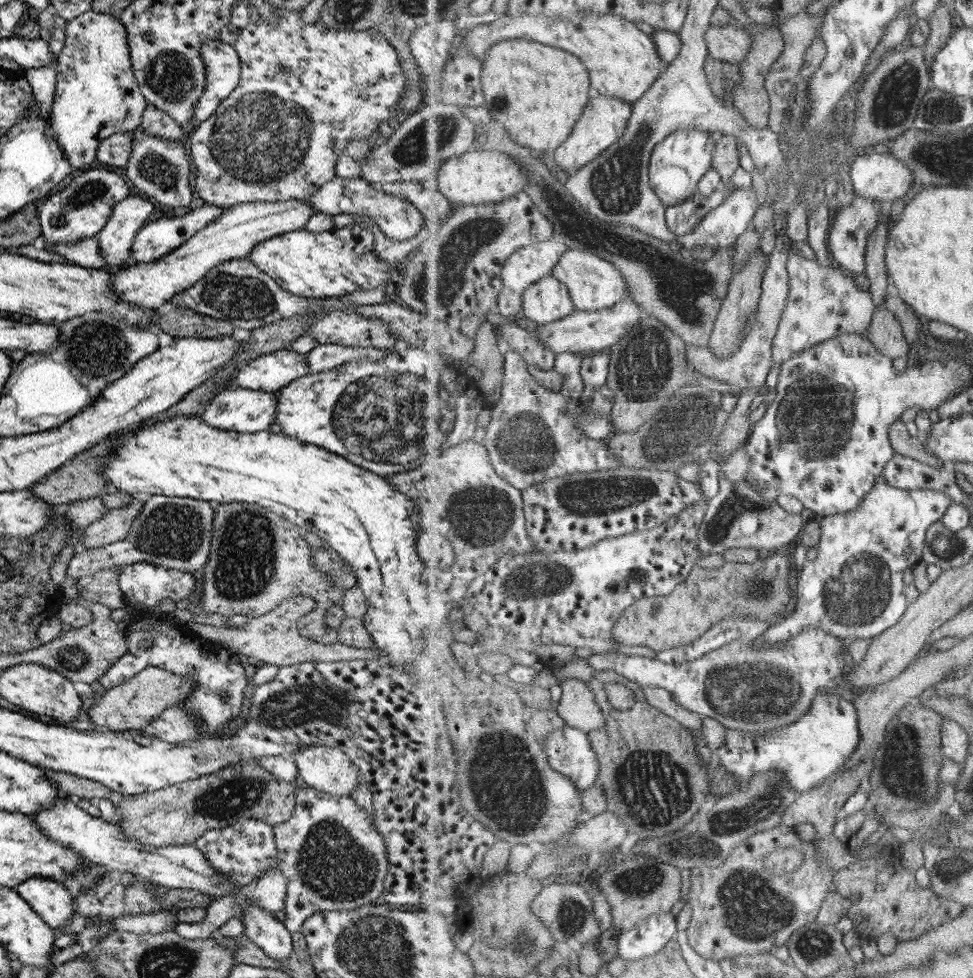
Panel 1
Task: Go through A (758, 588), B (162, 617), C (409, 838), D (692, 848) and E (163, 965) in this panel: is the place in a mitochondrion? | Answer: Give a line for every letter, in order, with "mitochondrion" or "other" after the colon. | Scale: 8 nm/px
A: mitochondrion
B: other
C: other
D: mitochondrion
E: mitochondrion

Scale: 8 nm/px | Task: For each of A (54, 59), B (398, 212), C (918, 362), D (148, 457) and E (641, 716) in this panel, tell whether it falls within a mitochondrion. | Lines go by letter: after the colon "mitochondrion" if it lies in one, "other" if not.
A: other
B: other
C: other
D: other
E: other

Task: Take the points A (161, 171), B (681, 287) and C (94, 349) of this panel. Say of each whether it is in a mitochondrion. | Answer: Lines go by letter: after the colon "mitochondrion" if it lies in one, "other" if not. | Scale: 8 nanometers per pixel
A: mitochondrion
B: mitochondrion
C: mitochondrion

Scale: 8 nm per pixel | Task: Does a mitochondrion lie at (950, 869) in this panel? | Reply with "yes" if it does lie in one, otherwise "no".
yes

